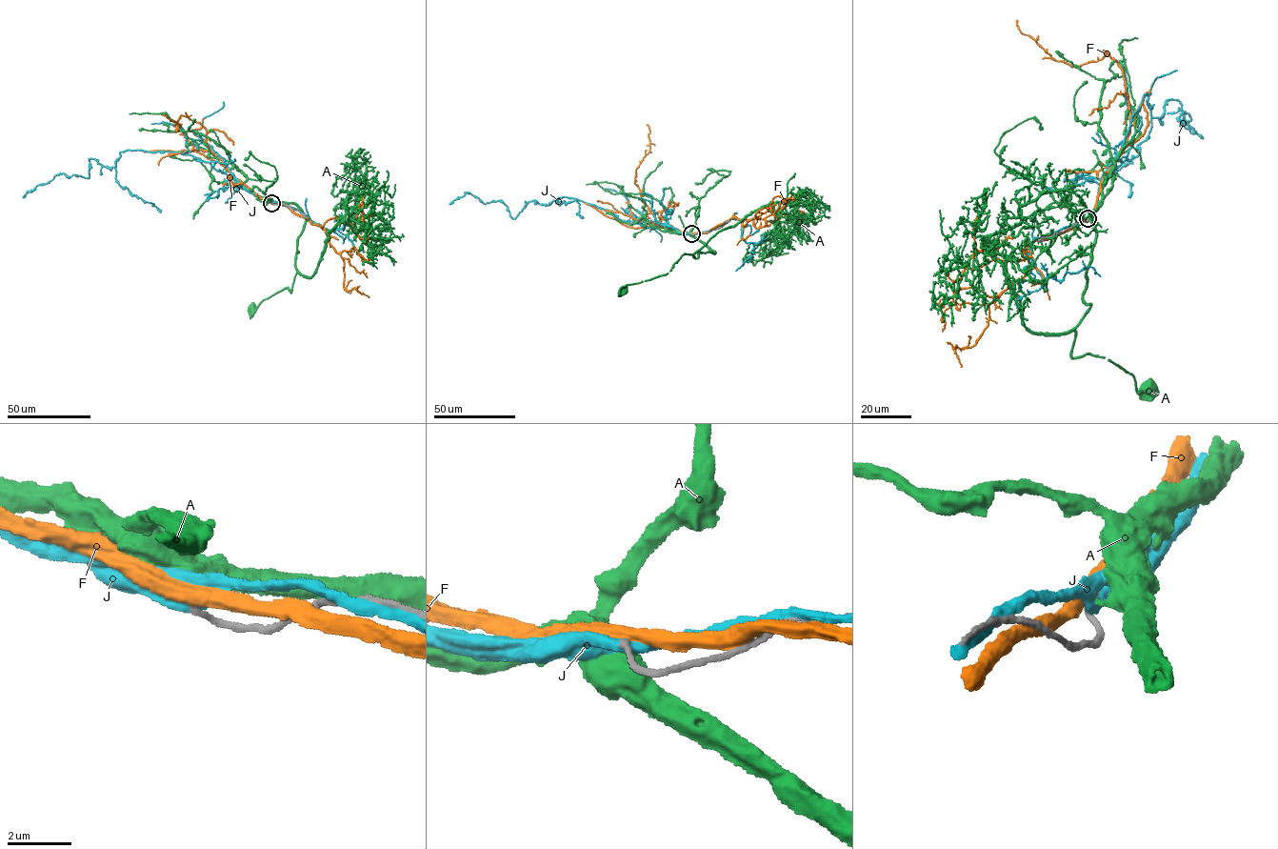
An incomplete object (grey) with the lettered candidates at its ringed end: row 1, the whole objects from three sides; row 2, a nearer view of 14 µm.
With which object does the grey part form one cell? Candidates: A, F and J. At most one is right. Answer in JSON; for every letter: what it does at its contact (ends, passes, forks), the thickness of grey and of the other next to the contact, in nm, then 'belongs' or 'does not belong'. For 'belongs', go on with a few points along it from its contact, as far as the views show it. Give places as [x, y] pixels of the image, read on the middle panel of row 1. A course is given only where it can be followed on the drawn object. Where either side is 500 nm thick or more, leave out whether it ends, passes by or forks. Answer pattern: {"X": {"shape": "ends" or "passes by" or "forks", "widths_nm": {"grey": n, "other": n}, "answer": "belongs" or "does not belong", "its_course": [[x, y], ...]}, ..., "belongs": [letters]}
{"A": {"shape": "ends", "widths_nm": {"grey": 180, "other": 200}, "answer": "belongs", "its_course": [[691, 233], [714, 252], [700, 252], [697, 258], [694, 253], [685, 253], [668, 272], [627, 285], [624, 290]]}, "F": {"shape": "passes by", "widths_nm": {"grey": 180, "other": 480}, "answer": "does not belong"}, "J": {"shape": "forks", "widths_nm": {"grey": 200, "other": 280}, "answer": "does not belong"}, "belongs": ["A"]}

